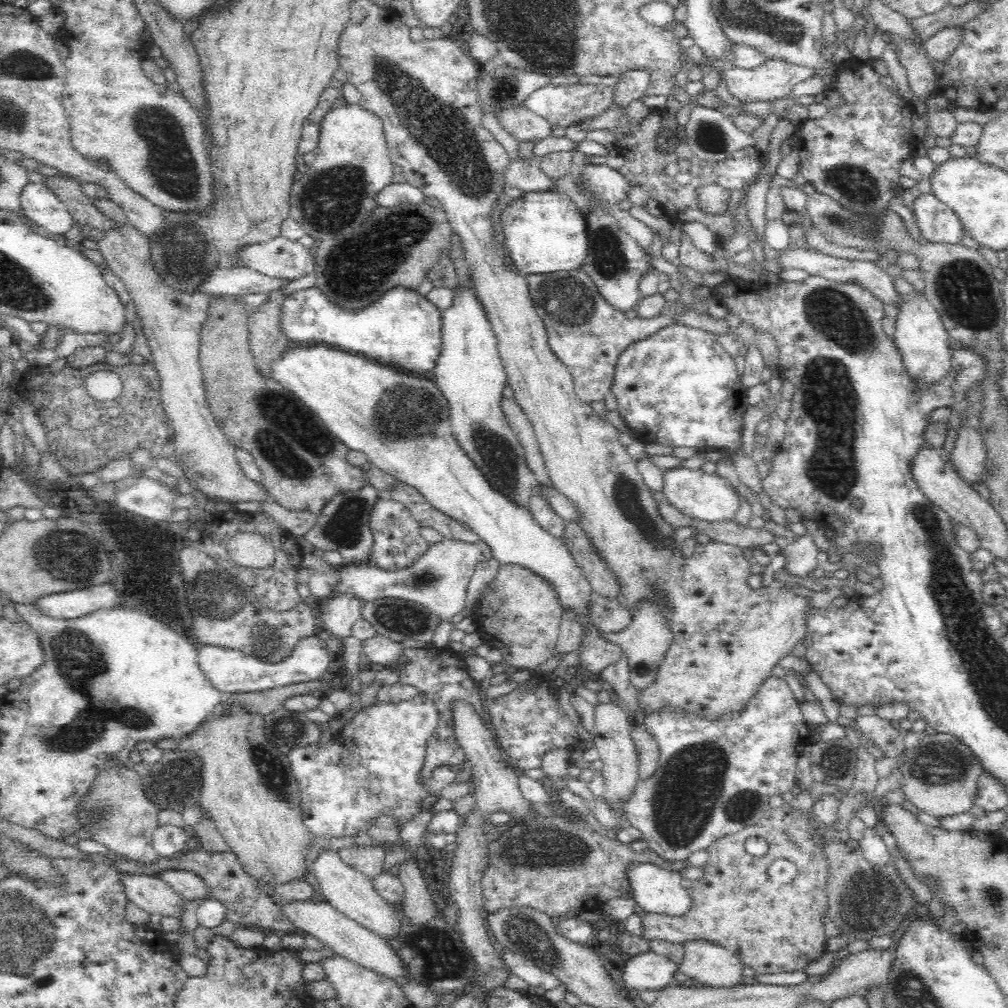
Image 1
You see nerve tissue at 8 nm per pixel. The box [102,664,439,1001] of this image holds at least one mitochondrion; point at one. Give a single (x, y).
(273, 771)

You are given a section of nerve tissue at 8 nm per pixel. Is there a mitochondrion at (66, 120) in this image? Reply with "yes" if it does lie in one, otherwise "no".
no

